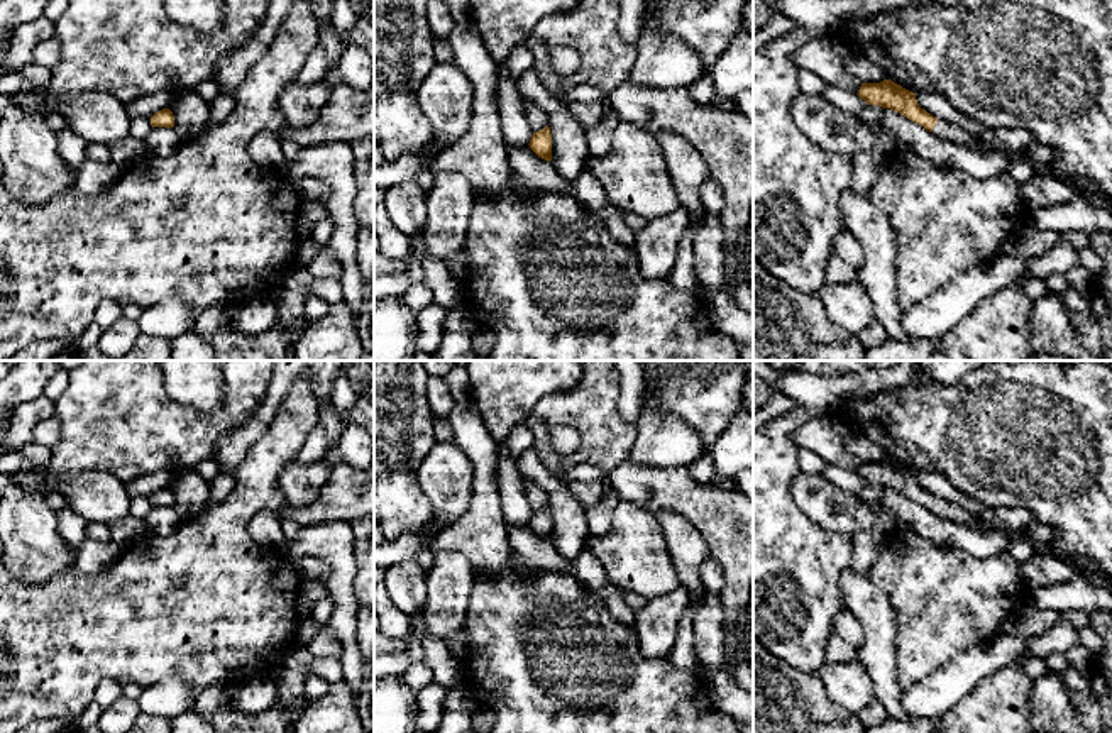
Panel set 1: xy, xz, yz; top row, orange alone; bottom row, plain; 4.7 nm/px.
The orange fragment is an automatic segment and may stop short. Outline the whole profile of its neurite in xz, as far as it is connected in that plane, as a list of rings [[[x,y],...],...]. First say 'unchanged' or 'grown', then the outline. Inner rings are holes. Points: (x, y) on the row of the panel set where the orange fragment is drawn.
unchanged; [[[550,127],[533,132],[530,139],[530,149],[542,159],[552,161],[552,134]]]

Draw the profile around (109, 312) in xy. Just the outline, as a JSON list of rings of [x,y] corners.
[[[105,300],[95,308],[95,323],[107,330],[122,318],[122,305],[113,300]]]

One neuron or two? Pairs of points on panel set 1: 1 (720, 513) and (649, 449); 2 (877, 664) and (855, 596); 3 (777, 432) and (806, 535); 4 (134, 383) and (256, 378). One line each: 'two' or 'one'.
1: two
2: one
3: one
4: one

